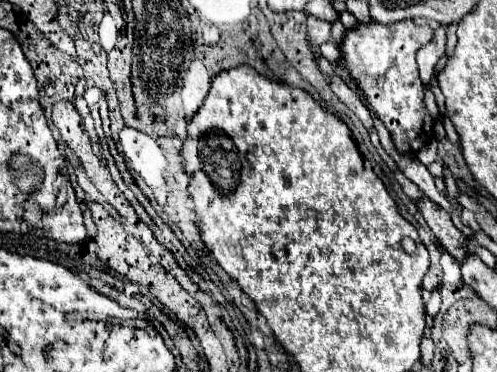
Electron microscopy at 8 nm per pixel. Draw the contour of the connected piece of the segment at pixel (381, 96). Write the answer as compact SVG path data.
M413 20L397 24L359 24L347 30L341 44L341 66L351 72L359 88L365 92L369 108L379 114L387 130L391 132L393 144L401 152L417 152L431 136L433 118L423 102L423 86L417 74L415 52L433 38L429 26L417 26Z

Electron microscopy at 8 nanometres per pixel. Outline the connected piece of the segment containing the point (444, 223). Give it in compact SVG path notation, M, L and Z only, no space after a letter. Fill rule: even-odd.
M423 196L417 200L417 206L425 218L425 222L429 224L429 228L433 230L433 234L437 236L437 240L441 242L441 246L455 258L455 260L463 260L467 254L467 238L461 230L455 228L455 224L451 222L451 214L447 210L443 210L441 206L437 206L431 198Z

